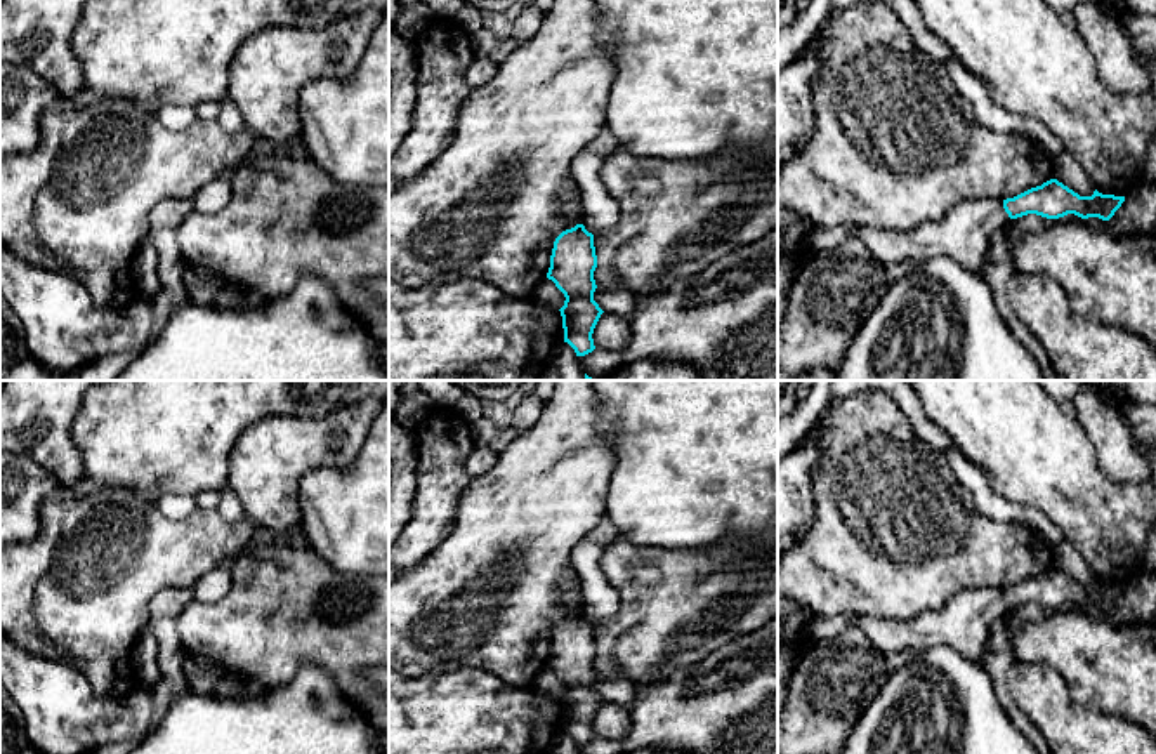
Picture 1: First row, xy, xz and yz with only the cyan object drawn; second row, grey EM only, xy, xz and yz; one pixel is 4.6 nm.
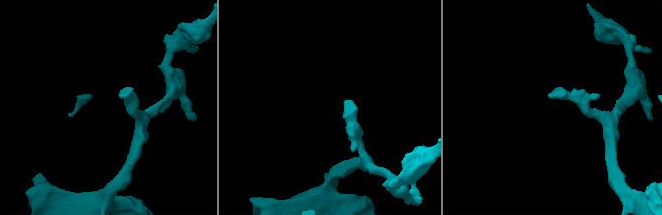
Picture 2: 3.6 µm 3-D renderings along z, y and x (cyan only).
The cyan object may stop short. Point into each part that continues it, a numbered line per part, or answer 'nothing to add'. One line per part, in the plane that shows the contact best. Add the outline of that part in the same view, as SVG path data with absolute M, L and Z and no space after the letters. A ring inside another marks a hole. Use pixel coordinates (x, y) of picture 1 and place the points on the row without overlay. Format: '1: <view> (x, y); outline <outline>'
1: yz (964, 622); outline M1000 587L956 592L941 610L901 622L868 613L854 617L854 627L885 655L949 646L969 660L981 660L995 620L1010 612Z

